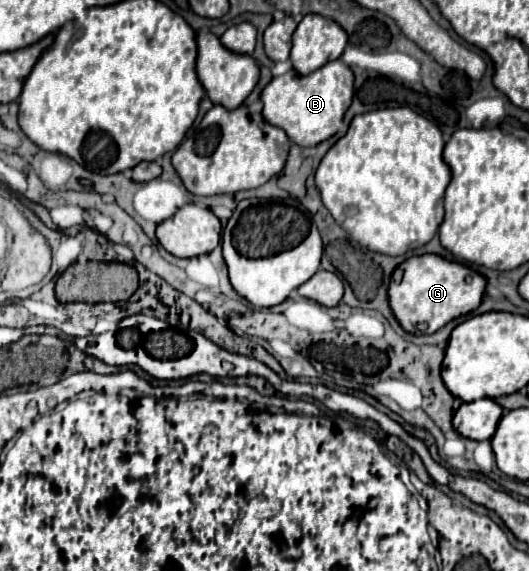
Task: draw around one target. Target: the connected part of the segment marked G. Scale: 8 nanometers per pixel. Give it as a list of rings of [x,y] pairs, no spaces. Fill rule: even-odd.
[[[421,255],[407,259],[401,267],[405,273],[401,283],[391,281],[389,303],[401,327],[409,333],[435,333],[441,327],[445,327],[451,319],[475,311],[483,301],[487,279],[477,271],[469,269],[467,265],[447,261],[439,255]],[[467,277],[471,277],[471,281],[467,281]]]

